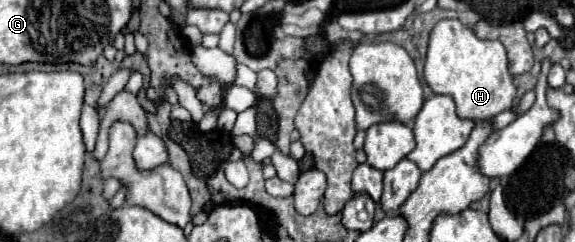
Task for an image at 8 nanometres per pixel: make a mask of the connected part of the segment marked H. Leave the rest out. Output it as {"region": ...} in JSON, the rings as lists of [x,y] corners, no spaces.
{"region":[[[459,19],[439,21],[431,35],[425,57],[425,81],[437,95],[449,95],[461,119],[487,121],[501,111],[509,111],[515,99],[513,75],[507,71],[507,53],[499,41],[479,39],[473,29]]]}

